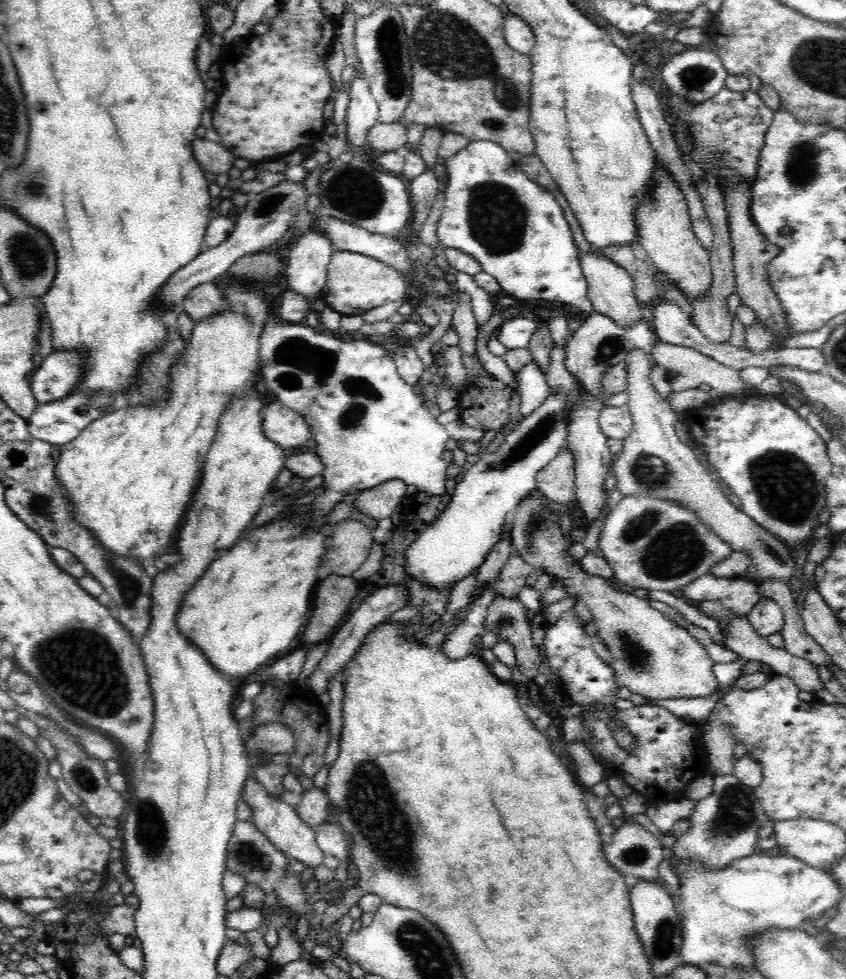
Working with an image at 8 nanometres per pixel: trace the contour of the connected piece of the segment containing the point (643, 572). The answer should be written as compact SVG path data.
M644 495L626 496L618 502L603 520L598 539L599 550L613 570L613 581L636 593L649 590L672 592L690 584L699 576L709 573L709 568L728 556L733 550L715 532L695 515L691 508L672 501Z

